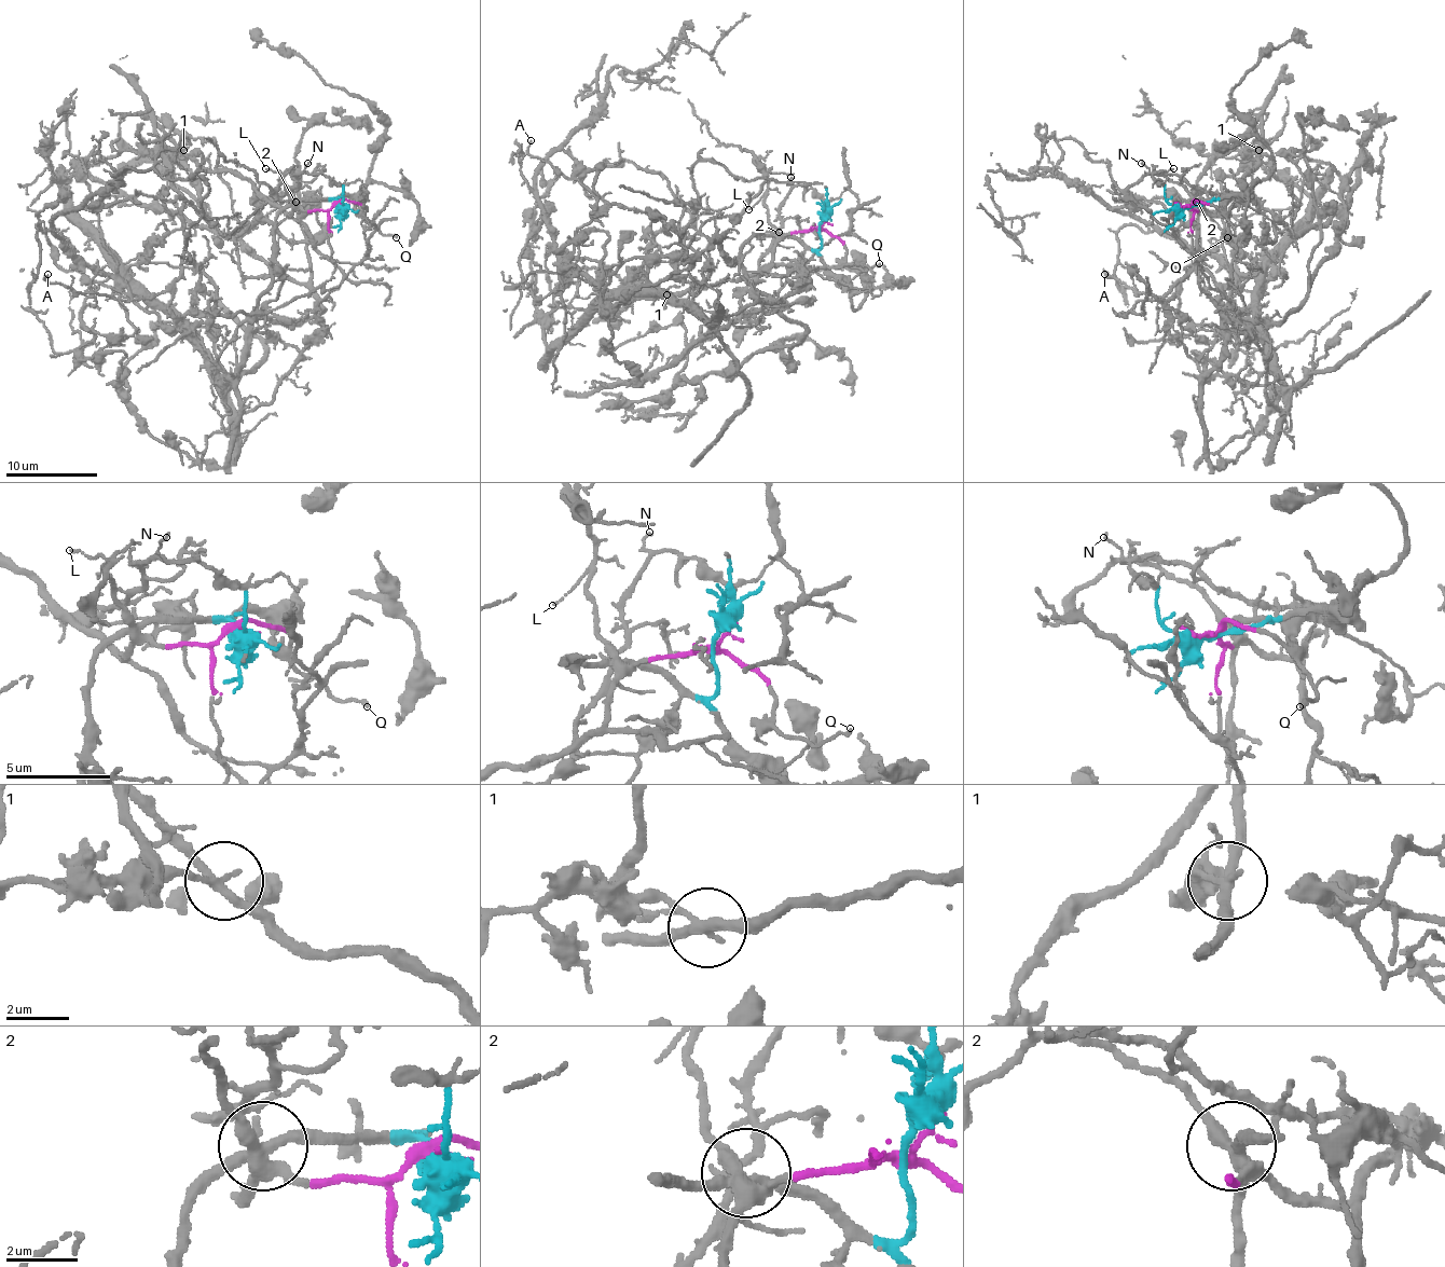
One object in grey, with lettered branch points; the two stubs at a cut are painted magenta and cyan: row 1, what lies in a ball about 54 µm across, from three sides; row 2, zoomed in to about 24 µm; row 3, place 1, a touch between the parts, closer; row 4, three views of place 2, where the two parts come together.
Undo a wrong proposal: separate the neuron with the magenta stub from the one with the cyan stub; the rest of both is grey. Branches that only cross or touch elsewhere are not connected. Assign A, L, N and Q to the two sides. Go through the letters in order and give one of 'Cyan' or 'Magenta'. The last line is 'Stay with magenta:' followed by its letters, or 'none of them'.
A: Magenta
L: Magenta
N: Cyan
Q: Magenta
Stay with magenta: A, L, Q

